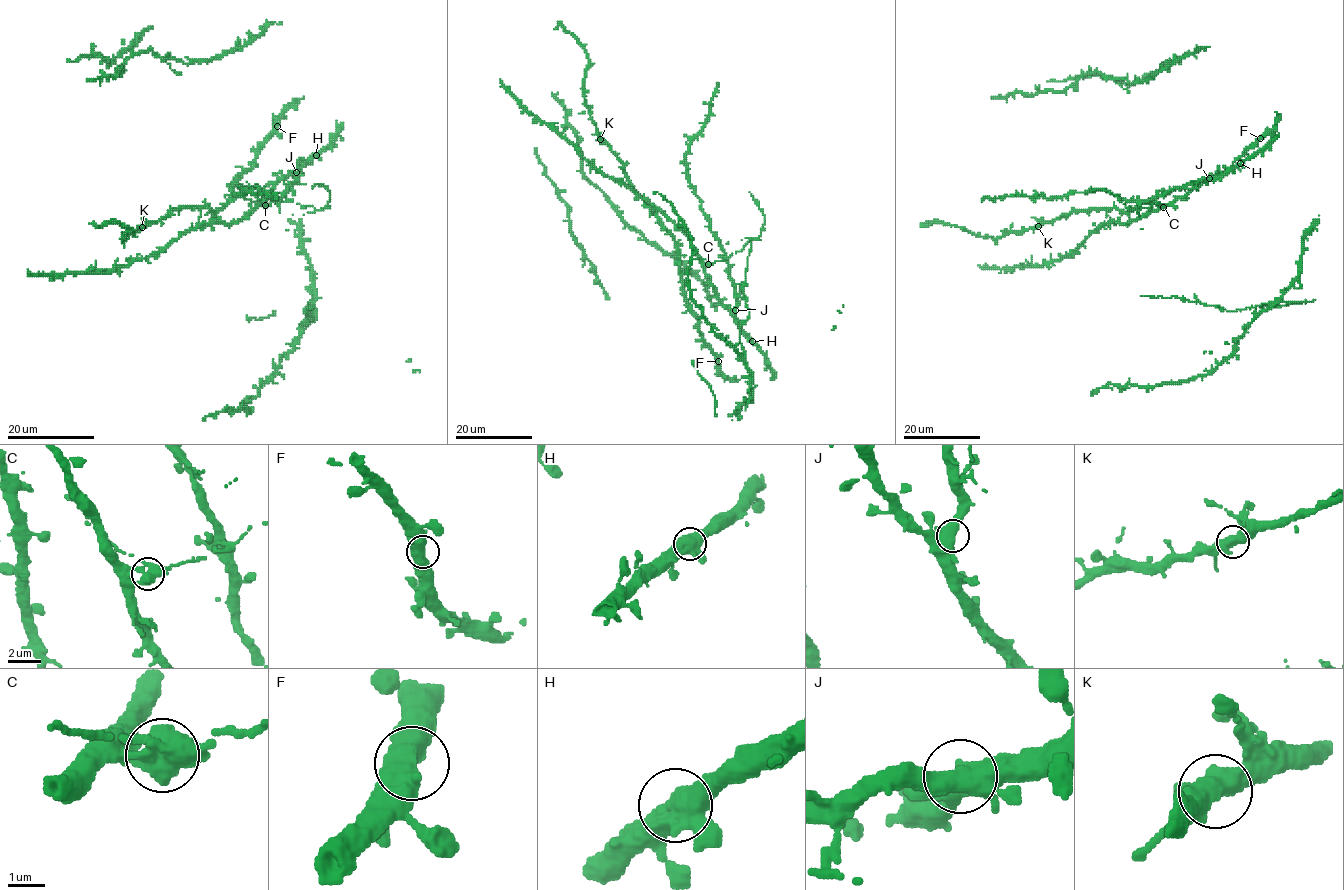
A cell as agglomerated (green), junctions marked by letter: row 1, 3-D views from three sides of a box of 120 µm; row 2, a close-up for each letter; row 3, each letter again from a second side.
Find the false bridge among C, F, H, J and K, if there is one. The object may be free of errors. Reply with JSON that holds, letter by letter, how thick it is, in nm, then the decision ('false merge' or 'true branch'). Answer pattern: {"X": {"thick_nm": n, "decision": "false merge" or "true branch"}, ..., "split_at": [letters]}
{"C": {"thick_nm": 600, "decision": "false merge"}, "F": {"thick_nm": 500, "decision": "true branch"}, "H": {"thick_nm": 480, "decision": "true branch"}, "J": {"thick_nm": 480, "decision": "true branch"}, "K": {"thick_nm": 550, "decision": "true branch"}, "split_at": ["C"]}

